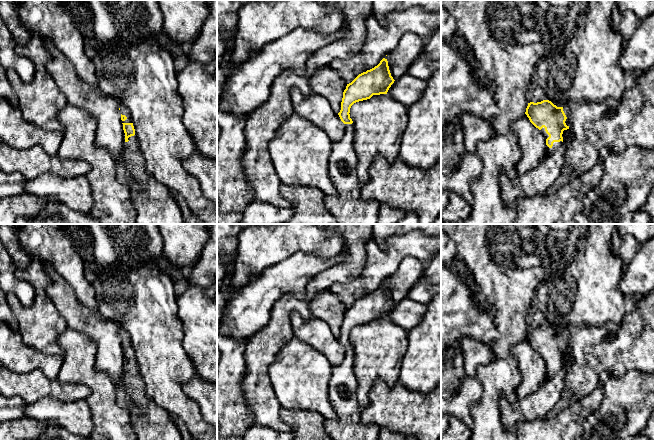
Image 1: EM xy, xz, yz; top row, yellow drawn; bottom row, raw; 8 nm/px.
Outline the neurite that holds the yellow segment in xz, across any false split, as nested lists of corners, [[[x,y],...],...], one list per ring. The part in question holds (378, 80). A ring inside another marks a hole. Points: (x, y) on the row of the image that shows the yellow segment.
[[[383,58],[377,66],[359,74],[351,83],[347,84],[343,92],[341,110],[338,115],[345,124],[345,133],[341,140],[332,142],[329,157],[329,174],[338,193],[336,196],[325,195],[324,197],[324,205],[334,216],[337,224],[377,223],[381,204],[375,200],[363,200],[361,197],[362,183],[357,176],[357,155],[353,146],[355,125],[349,113],[354,103],[370,99],[373,95],[387,94],[394,81],[389,70],[388,61]]]

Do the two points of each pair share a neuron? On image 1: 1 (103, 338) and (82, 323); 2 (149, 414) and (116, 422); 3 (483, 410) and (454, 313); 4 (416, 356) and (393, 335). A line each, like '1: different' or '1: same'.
1: same
2: different
3: different
4: different

